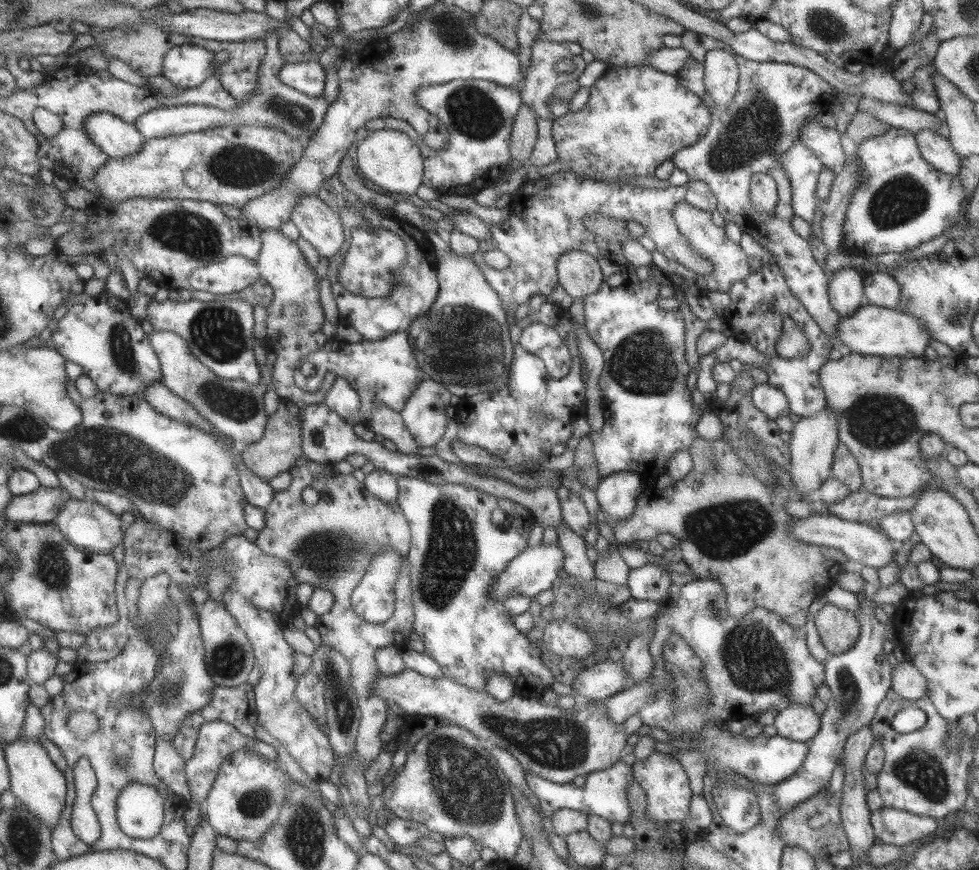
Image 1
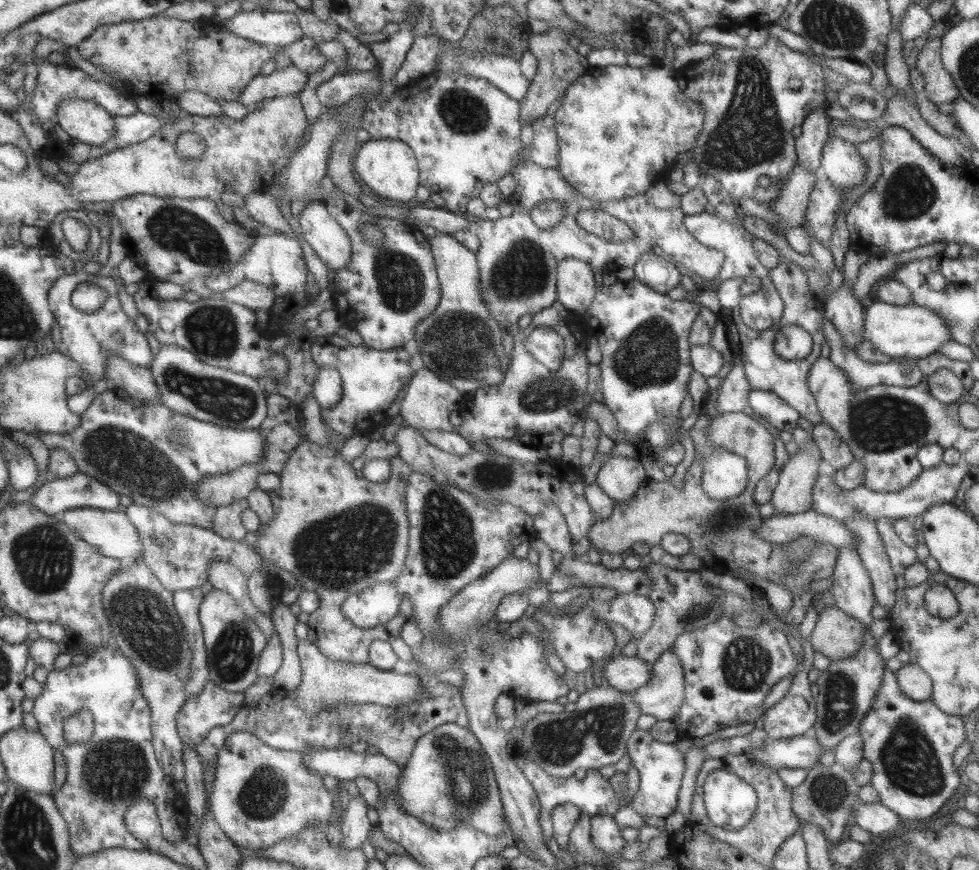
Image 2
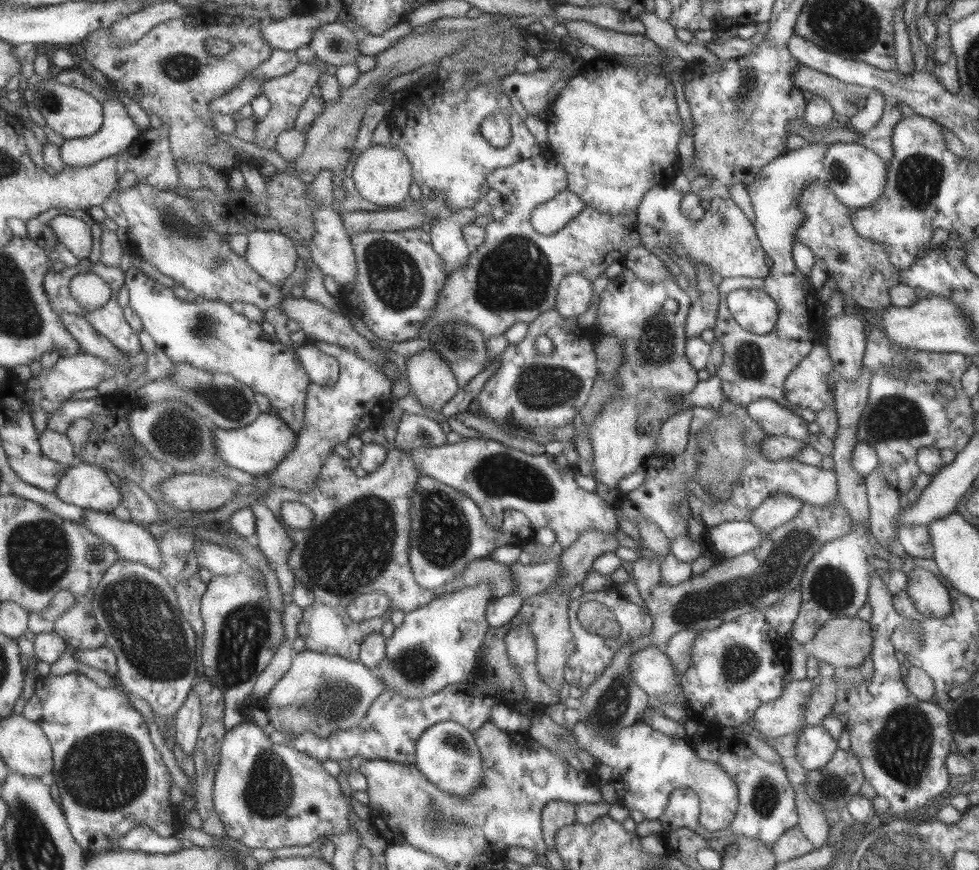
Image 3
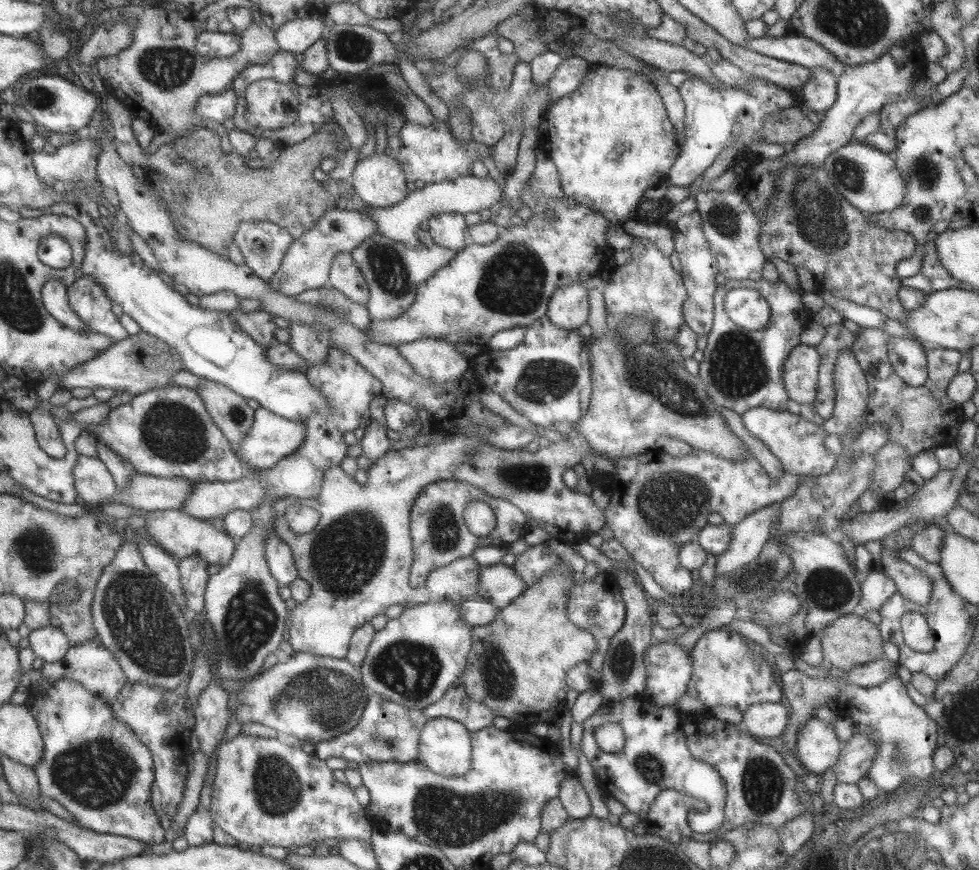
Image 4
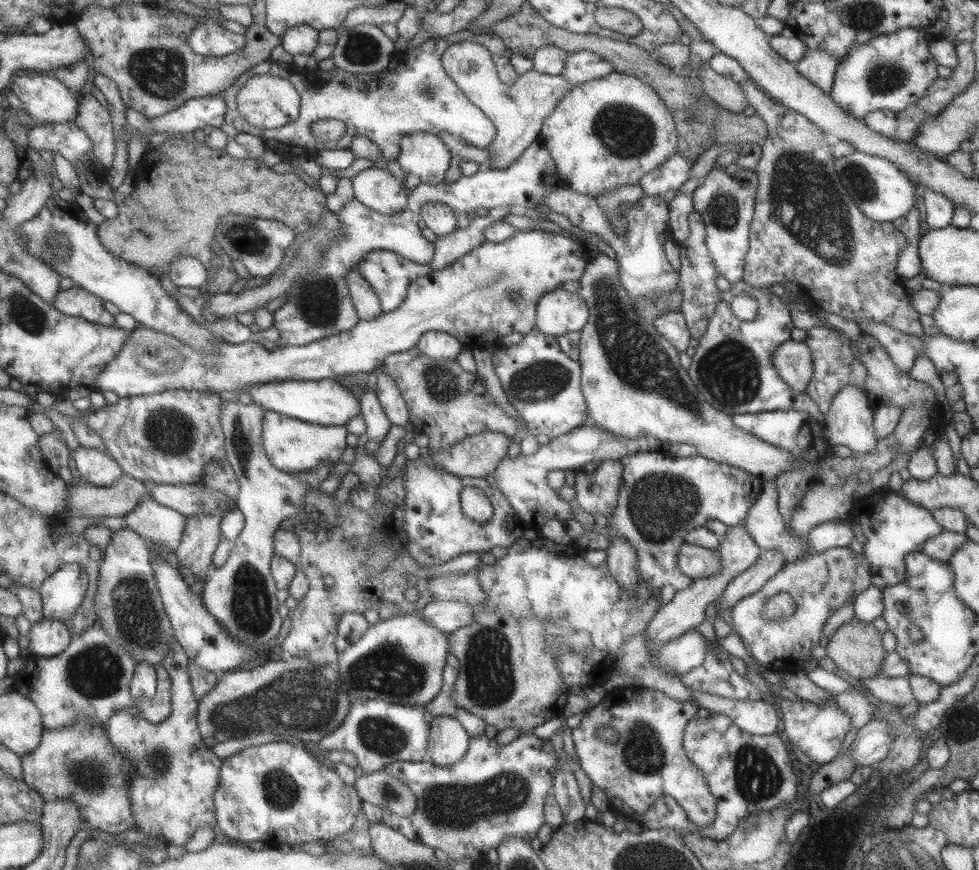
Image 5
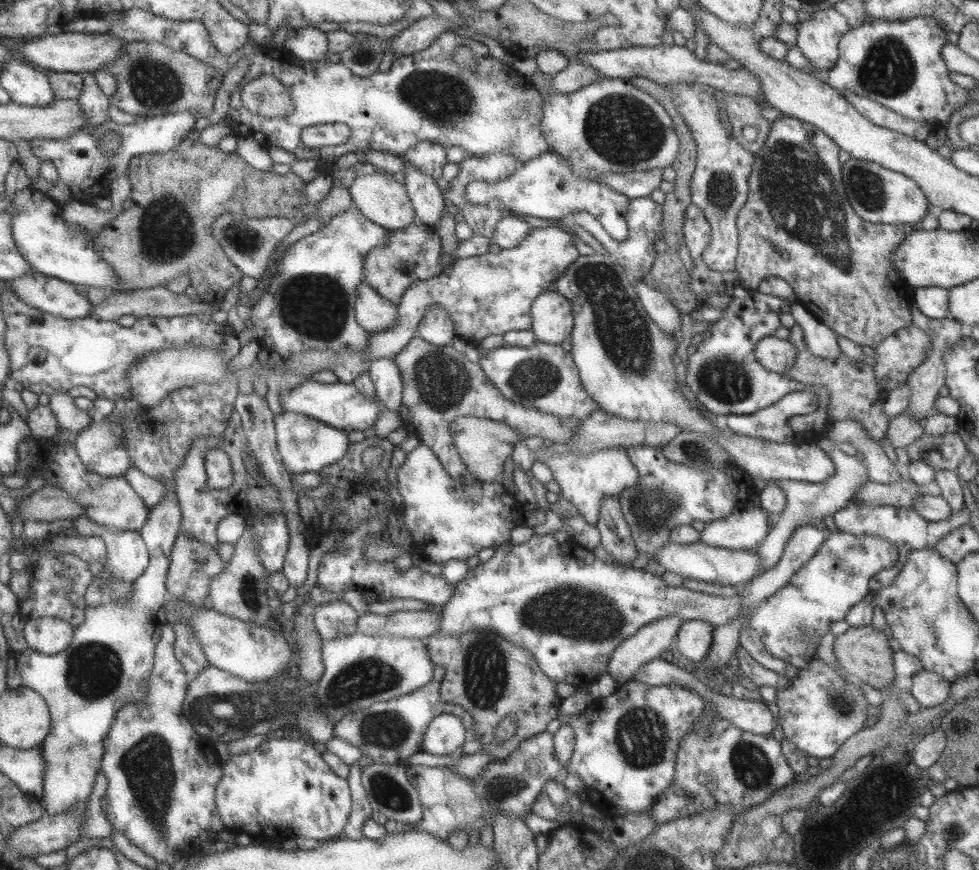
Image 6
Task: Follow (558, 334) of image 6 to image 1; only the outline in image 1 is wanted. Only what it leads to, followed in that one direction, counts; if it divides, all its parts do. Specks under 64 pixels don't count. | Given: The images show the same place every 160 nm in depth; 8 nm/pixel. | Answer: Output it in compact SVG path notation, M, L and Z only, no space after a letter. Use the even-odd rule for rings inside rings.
M568 251L559 256L556 278L558 285L573 300L585 299L605 281L596 258L580 251Z

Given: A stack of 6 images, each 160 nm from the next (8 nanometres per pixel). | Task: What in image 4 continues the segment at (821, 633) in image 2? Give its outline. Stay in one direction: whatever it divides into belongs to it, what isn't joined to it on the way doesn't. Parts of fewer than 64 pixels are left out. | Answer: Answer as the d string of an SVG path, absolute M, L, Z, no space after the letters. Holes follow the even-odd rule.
M855 612L831 622L822 630L820 641L825 661L844 672L883 656L881 648L883 640L878 626Z

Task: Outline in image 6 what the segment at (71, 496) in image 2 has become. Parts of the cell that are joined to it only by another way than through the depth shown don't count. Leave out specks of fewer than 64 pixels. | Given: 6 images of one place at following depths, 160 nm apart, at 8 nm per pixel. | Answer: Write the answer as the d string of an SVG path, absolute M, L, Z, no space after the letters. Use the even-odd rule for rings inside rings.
M121 399L114 402L113 410L104 417L93 419L74 439L81 460L88 469L104 477L123 476L132 466L128 450L123 444L124 430L120 425L122 416L135 412L141 405L137 400Z

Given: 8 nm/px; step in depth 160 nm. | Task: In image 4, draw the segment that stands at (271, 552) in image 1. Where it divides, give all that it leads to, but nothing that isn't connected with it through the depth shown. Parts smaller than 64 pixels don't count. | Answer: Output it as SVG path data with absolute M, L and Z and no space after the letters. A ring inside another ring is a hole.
M457 434L445 441L442 440L441 443L429 442L427 445L405 447L396 451L389 448L373 461L370 469L366 471L366 482L363 485L358 485L353 477L343 473L339 465L330 466L323 475L322 487L317 497L298 501L294 497L279 497L273 502L272 511L275 516L277 537L289 546L298 577L306 580L310 586L310 595L302 603L295 603L294 608L289 610L286 636L295 653L305 652L313 656L344 658L353 629L368 622L373 615L384 613L391 604L399 604L403 609L435 601L458 604L476 594L478 570L481 566L470 556L454 560L441 571L432 570L432 576L426 577L425 586L410 587L408 576L413 560L409 515L411 505L423 487L438 480L453 478L455 469L466 460L472 446L484 441L479 436ZM295 503L313 508L319 515L317 524L303 535L291 533L284 515Z

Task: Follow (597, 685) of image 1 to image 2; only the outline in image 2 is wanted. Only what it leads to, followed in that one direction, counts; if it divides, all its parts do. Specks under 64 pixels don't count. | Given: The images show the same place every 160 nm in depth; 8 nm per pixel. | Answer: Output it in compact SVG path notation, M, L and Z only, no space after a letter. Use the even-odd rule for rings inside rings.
M621 654L607 661L602 682L614 689L632 693L647 684L651 673L650 666L641 657L627 657Z

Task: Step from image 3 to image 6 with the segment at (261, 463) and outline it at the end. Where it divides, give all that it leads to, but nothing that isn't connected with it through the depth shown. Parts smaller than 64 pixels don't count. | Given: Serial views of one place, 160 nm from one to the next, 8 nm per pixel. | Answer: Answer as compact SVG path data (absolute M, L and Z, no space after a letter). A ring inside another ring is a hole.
M285 411L275 414L273 422L277 452L284 467L292 474L318 472L320 468L337 462L350 444L345 431L327 426L310 416Z

